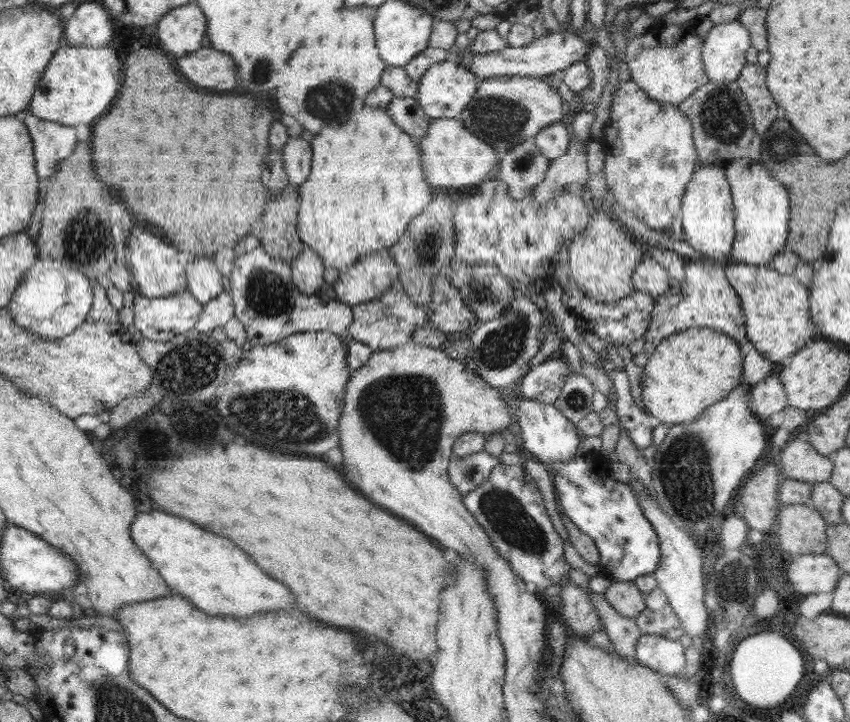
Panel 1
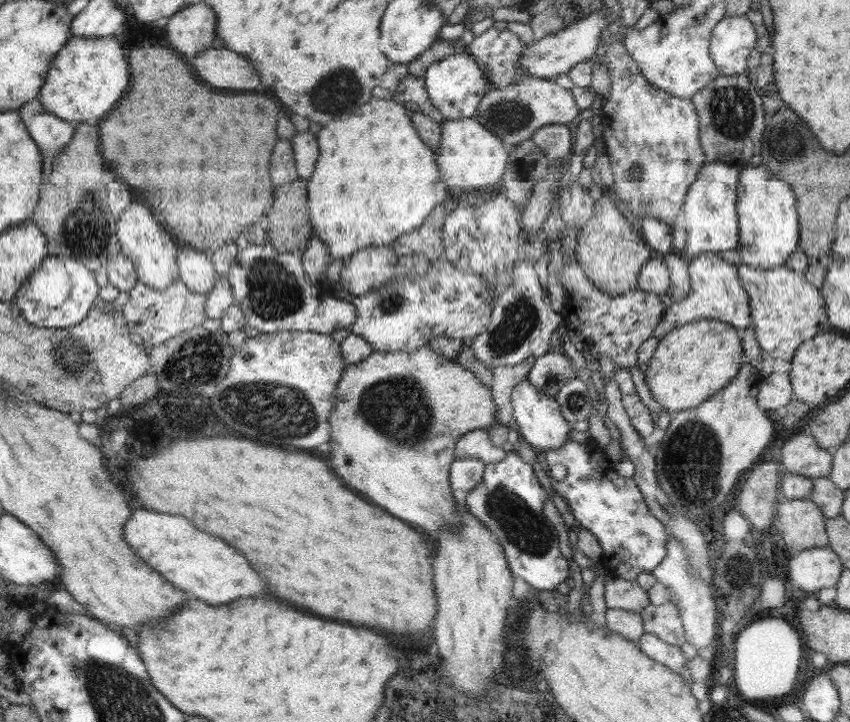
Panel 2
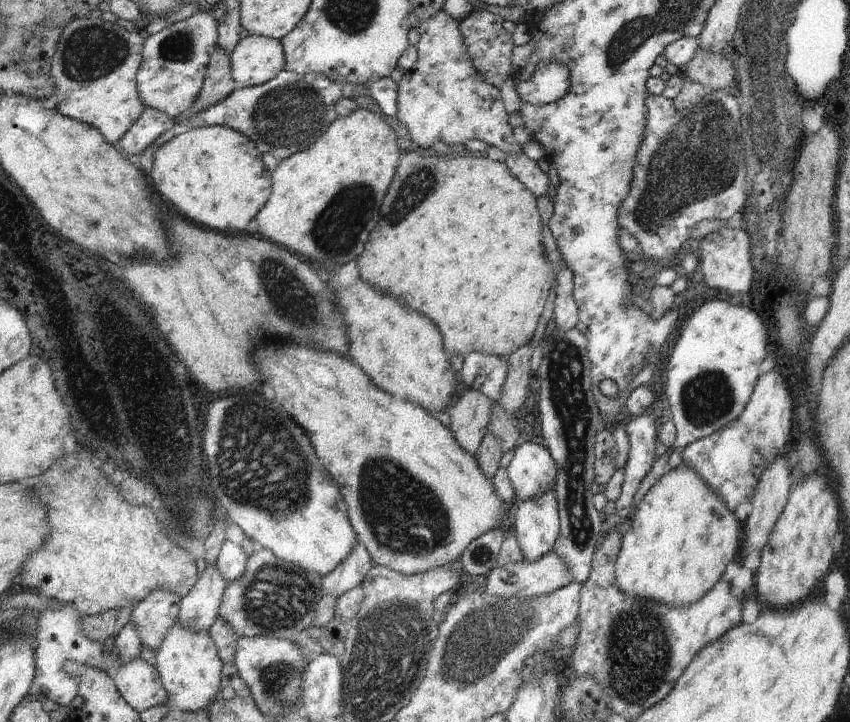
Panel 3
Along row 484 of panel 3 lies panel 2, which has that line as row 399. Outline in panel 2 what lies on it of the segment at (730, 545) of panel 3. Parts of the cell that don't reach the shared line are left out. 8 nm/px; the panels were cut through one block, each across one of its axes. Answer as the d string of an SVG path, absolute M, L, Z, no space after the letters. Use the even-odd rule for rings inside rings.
M700 319L674 328L658 340L648 368L643 372L653 399L671 416L696 408L722 390L743 365L741 336L731 324Z

